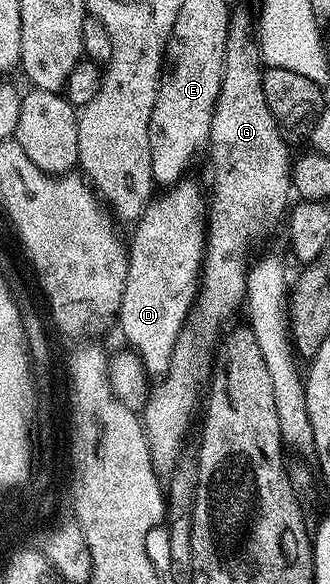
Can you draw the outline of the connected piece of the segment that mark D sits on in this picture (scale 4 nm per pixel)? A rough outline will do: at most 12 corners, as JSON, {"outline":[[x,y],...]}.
{"outline":[[175,181],[128,241],[117,324],[170,366],[198,295],[208,201]]}

